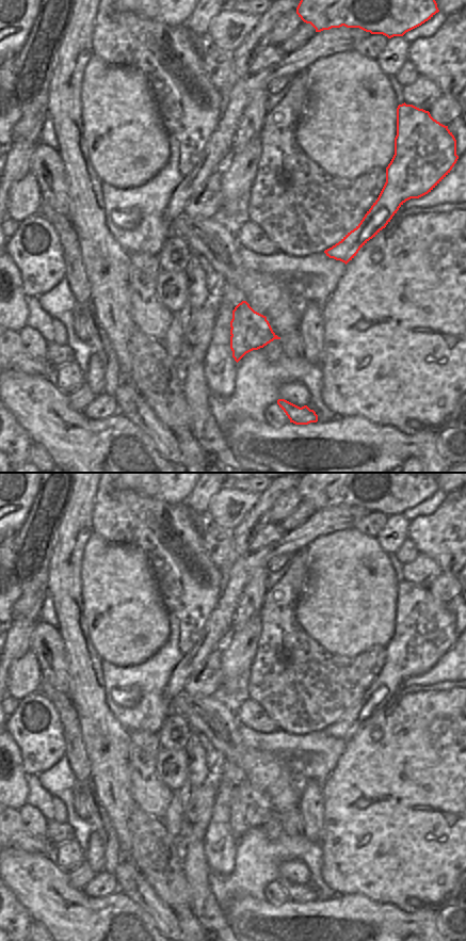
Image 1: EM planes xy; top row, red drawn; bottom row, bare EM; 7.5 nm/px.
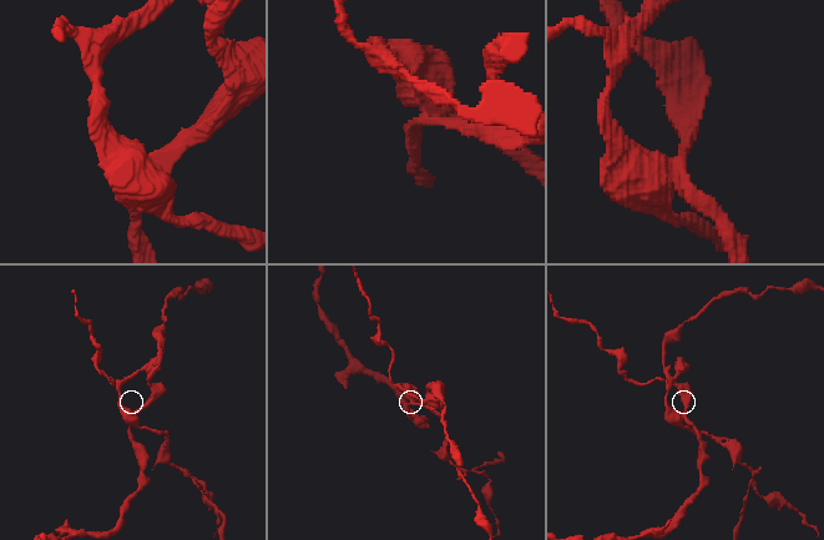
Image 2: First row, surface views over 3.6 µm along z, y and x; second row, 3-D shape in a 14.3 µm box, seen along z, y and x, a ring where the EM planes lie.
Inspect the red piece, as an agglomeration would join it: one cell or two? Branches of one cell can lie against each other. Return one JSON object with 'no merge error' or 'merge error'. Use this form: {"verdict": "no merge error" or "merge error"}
{"verdict": "merge error"}

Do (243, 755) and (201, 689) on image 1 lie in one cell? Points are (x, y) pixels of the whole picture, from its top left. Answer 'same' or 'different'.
different

